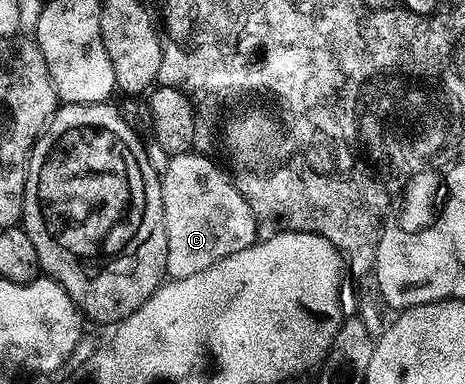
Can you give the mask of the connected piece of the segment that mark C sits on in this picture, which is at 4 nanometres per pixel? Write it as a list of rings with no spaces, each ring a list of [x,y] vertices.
[[[196,151],[178,153],[170,156],[165,165],[165,171],[160,174],[159,188],[163,199],[163,219],[167,231],[167,263],[165,272],[172,280],[187,279],[187,275],[195,275],[224,257],[235,255],[258,240],[257,220],[247,207],[243,195],[233,186],[232,180],[223,172],[210,157],[203,157]]]

